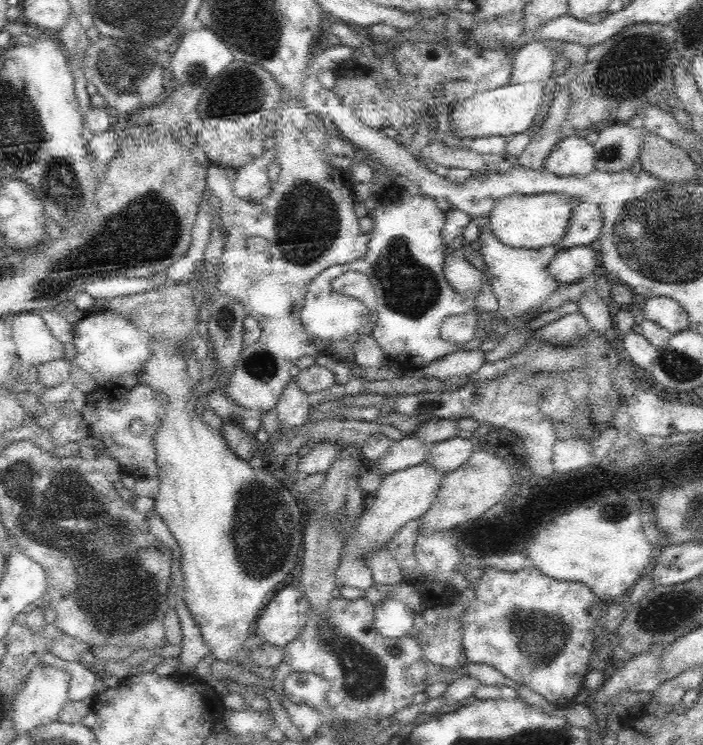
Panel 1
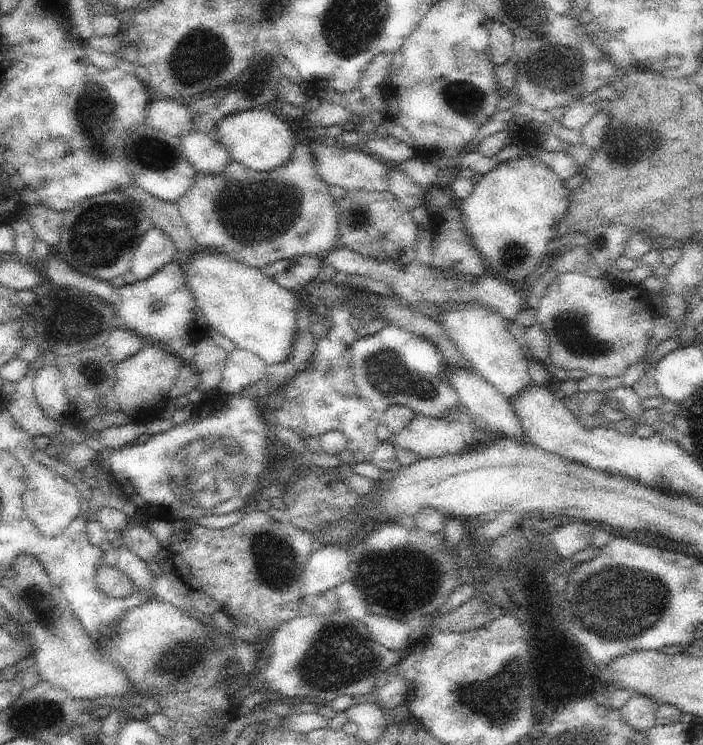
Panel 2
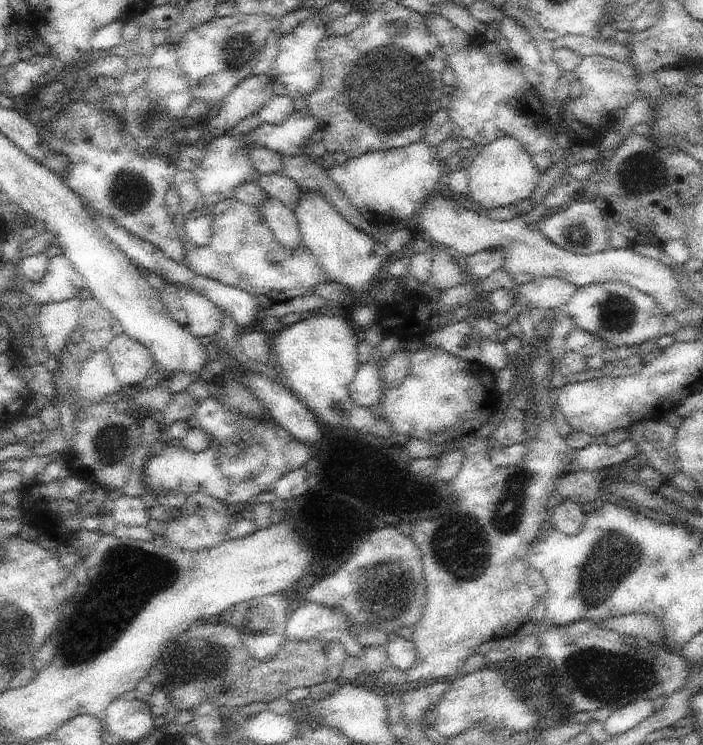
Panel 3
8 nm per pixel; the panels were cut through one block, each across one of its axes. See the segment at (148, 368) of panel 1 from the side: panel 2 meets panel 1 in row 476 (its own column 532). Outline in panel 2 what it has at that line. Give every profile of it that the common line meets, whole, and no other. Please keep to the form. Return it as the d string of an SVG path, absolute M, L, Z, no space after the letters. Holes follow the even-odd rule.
M519 158L511 162L499 162L499 166L491 172L487 172L473 188L473 192L463 200L457 202L461 220L465 224L465 230L477 248L477 252L487 258L487 270L493 274L501 276L521 276L521 280L507 280L511 282L523 282L535 268L537 264L549 254L549 242L555 238L557 226L563 220L571 200L571 192L565 188L561 180L549 166L541 164L537 158Z

